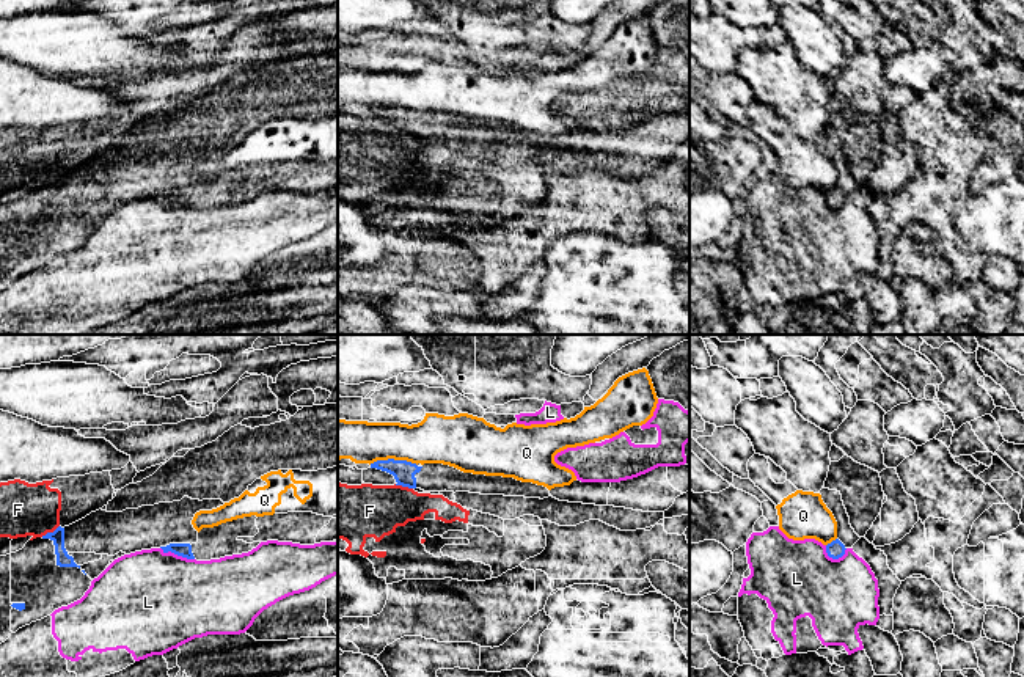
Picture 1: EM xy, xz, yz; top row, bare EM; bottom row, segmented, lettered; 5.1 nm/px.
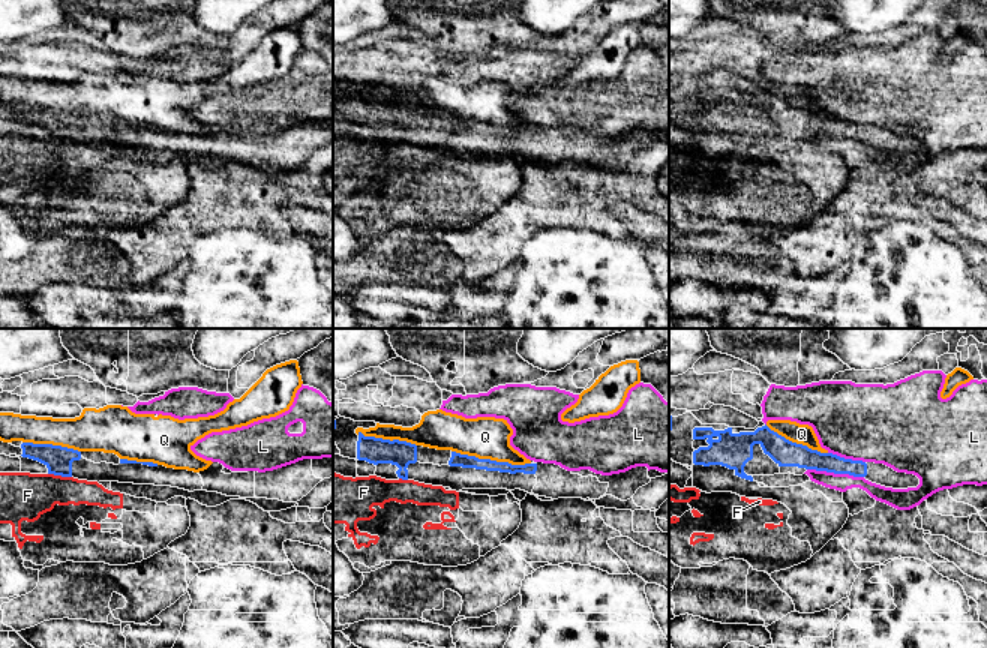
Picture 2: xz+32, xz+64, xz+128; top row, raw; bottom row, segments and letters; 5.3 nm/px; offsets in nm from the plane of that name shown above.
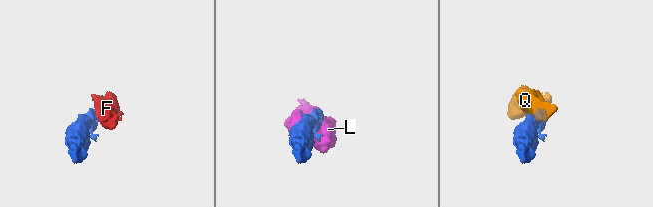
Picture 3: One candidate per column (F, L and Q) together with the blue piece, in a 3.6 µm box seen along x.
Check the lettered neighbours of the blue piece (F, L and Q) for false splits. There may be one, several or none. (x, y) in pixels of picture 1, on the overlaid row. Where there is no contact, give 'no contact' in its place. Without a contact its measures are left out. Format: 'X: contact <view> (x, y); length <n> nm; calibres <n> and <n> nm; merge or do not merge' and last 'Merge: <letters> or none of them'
F: contact xy (49, 533); length 110 nm; calibres 80 and 280 nm; do not merge
L: contact xy (178, 555); length 190 nm; calibres 70 and 500 nm; do not merge
Q: contact xz (393, 459); length 240 nm; calibres 120 and 240 nm; do not merge
Merge: none of them

